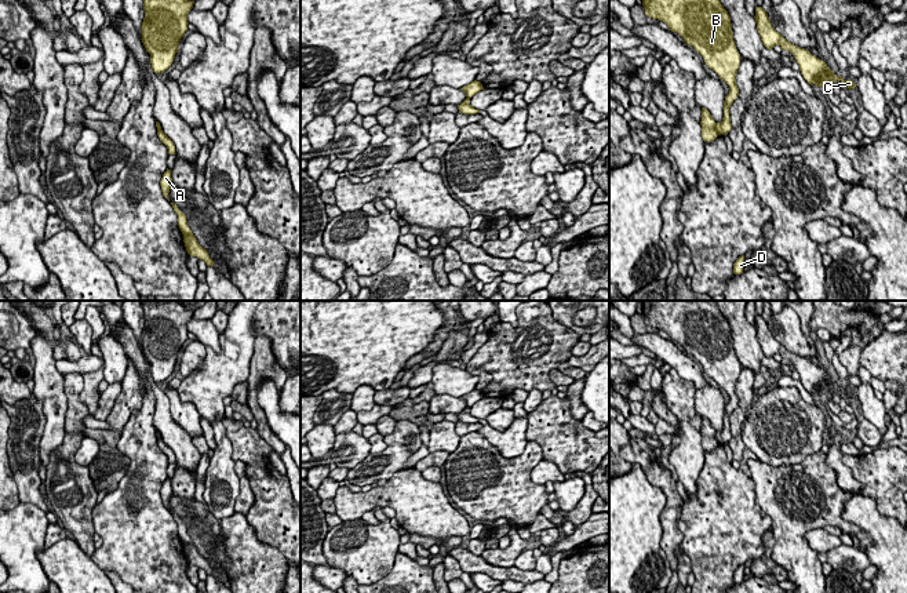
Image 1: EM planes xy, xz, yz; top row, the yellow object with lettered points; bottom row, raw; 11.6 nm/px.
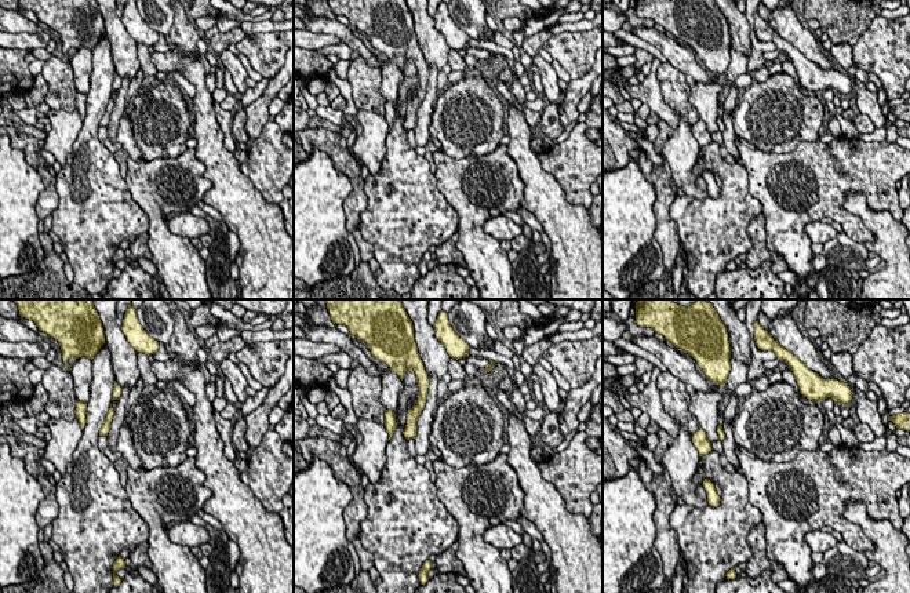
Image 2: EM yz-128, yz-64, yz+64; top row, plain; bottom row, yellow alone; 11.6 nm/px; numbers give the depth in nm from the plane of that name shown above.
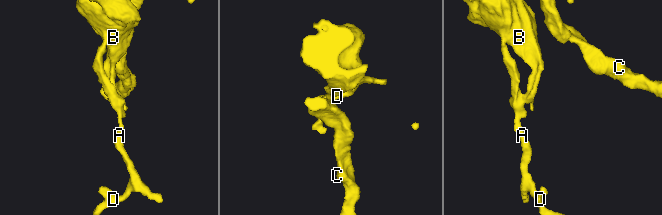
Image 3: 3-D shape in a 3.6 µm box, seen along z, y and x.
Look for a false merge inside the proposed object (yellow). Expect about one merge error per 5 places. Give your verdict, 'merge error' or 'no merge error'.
no merge error

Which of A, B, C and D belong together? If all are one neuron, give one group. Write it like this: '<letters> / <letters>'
A B C D

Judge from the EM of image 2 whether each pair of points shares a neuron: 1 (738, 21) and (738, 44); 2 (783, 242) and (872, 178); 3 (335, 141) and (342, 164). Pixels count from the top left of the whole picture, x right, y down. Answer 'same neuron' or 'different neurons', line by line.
1: same neuron
2: same neuron
3: same neuron

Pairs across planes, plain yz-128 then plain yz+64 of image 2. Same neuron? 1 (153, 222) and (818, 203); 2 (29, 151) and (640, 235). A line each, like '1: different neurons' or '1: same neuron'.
1: same neuron
2: different neurons

